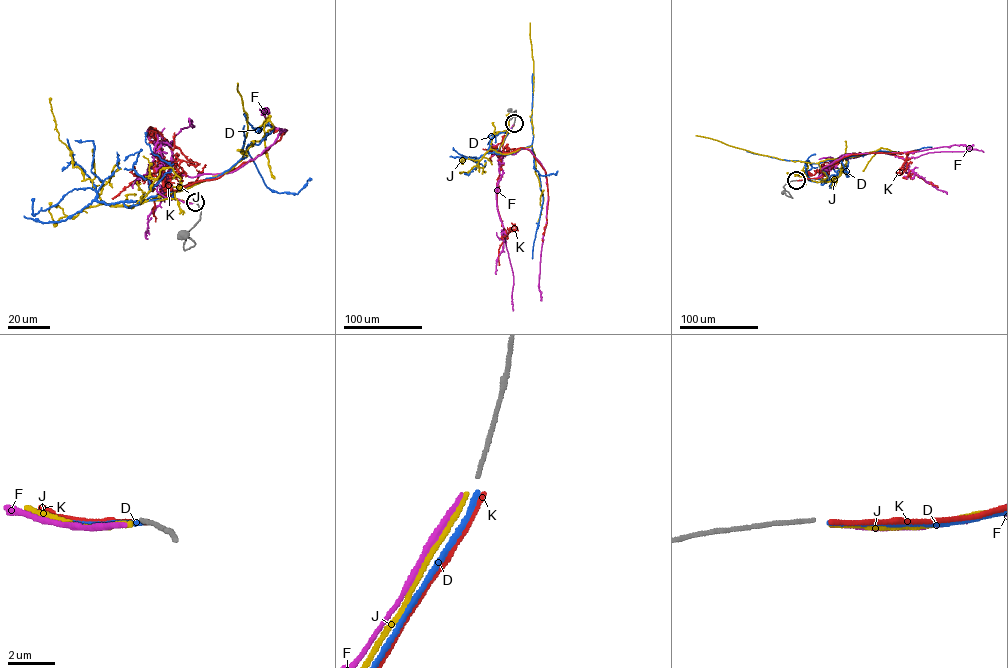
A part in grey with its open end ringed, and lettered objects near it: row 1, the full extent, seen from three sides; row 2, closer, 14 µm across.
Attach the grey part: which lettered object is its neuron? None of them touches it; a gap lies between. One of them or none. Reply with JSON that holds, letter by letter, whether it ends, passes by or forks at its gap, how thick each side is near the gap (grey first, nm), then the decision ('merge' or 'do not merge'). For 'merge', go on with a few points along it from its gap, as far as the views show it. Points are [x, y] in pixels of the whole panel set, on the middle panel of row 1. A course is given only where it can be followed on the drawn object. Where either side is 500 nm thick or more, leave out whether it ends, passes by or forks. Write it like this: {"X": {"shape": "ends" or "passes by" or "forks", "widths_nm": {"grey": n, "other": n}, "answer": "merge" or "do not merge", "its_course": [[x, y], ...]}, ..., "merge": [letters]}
{"D": {"shape": "ends", "widths_nm": {"grey": 160, "other": 200}, "answer": "do not merge"}, "F": {"shape": "ends", "widths_nm": {"grey": 160, "other": 200}, "answer": "do not merge"}, "J": {"shape": "ends", "widths_nm": {"grey": 160, "other": 220}, "answer": "do not merge"}, "K": {"shape": "ends", "widths_nm": {"grey": 160, "other": 200}, "answer": "do not merge"}, "merge": []}

